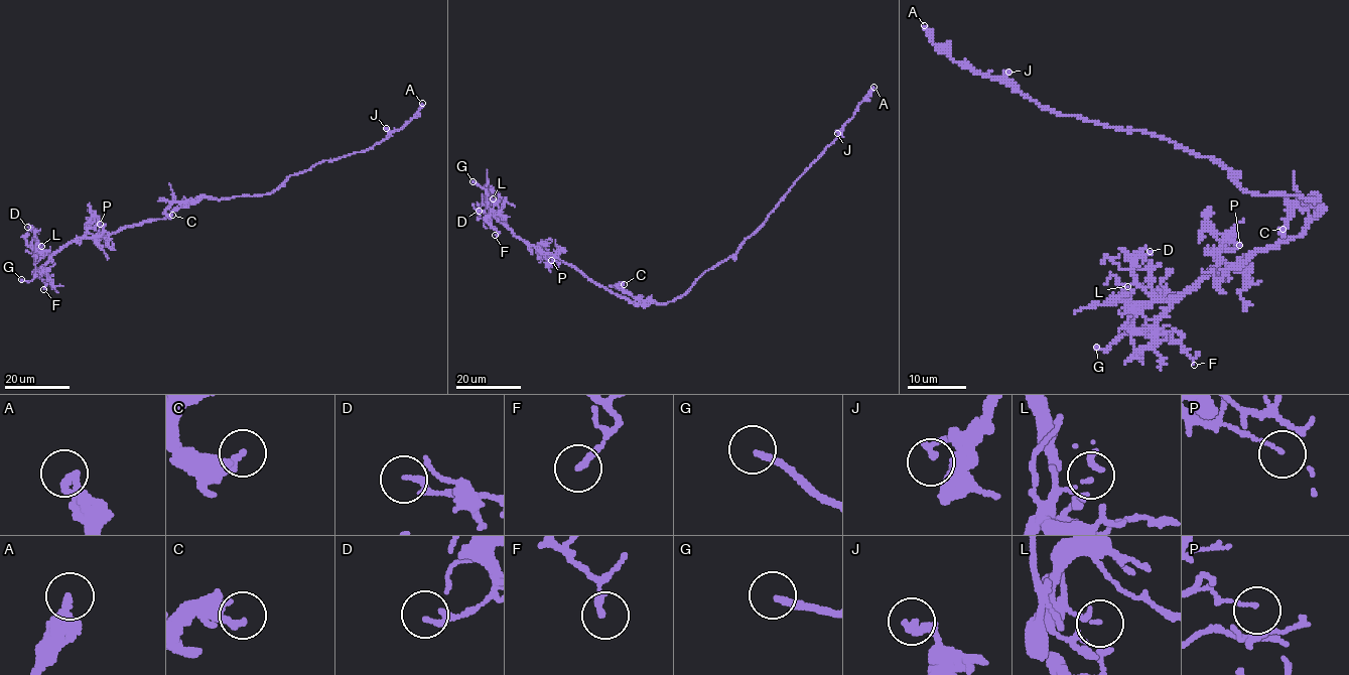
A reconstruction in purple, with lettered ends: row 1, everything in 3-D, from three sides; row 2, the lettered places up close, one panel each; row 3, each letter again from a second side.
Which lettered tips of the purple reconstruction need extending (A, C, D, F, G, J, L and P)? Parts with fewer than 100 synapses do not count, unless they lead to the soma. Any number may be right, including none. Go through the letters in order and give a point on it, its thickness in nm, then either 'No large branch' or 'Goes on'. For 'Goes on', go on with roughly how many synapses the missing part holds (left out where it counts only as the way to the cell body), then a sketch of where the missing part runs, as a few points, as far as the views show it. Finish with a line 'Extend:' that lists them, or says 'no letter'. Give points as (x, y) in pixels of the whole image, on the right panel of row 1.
A: Place: (924, 25). Thickness 320 nm. No large branch
C: Place: (1283, 229). Thickness 240 nm. No large branch
D: Place: (1150, 251). Thickness 190 nm. No large branch
F: Place: (1194, 365). Thickness 200 nm. No large branch
G: Place: (1096, 347). Thickness 200 nm. Goes on. Course of what is missing: (1096, 347), (1094, 344), (1100, 338), (1137, 343), (1153, 330), (1172, 329), (1181, 317)
J: Place: (1008, 72). Thickness 220 nm. No large branch
L: Place: (1127, 286). Thickness 80 nm. No large branch
P: Place: (1239, 245). Thickness 90 nm. No large branch
Extend: G

